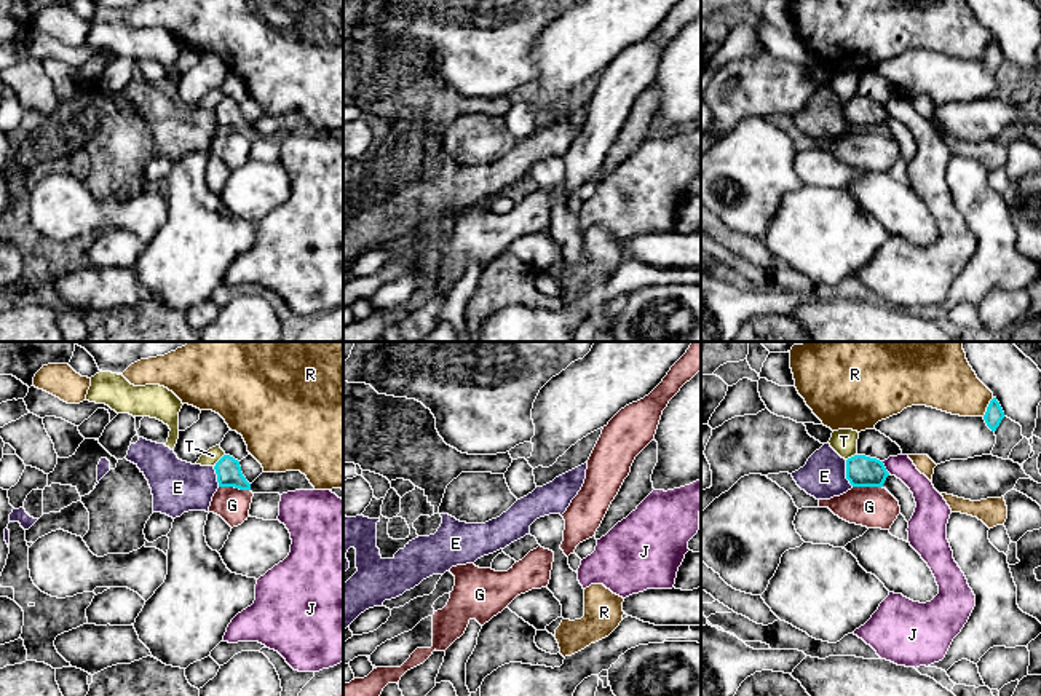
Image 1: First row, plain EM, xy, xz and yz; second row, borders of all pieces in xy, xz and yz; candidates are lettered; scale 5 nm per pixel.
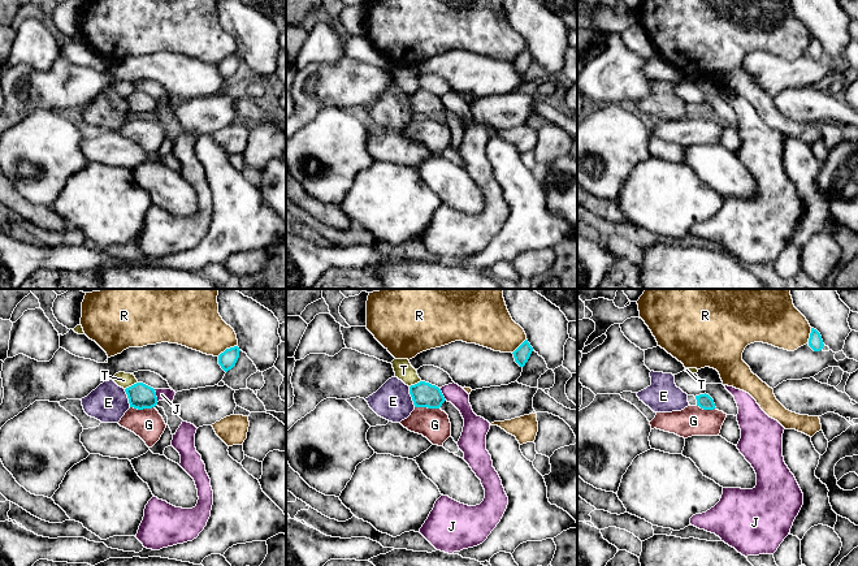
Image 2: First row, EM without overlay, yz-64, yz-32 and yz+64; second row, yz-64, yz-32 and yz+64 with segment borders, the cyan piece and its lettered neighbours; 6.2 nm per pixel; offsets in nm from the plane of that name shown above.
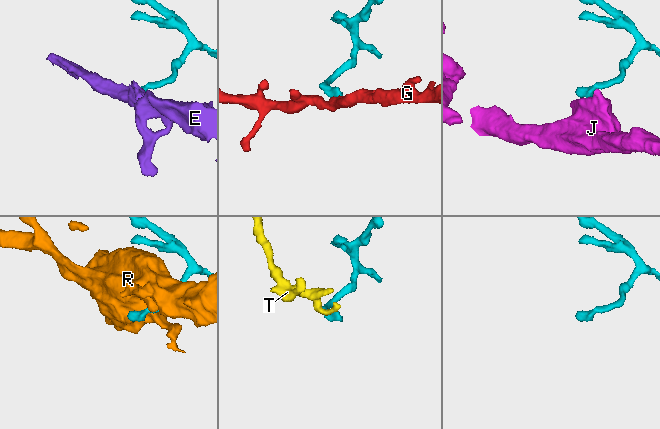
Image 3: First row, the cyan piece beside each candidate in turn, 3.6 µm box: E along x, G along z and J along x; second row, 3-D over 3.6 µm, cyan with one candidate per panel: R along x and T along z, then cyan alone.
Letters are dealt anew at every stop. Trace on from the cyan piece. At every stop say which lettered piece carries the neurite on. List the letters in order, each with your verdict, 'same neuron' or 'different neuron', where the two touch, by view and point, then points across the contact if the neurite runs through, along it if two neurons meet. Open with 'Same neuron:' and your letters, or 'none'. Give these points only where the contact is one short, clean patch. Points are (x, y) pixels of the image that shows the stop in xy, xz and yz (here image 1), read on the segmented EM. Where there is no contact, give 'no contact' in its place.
Same neuron: G
E: different neuron | yz (847, 473) | along yz (845, 460), (845, 478), (853, 486)
G: same neuron | xy (235, 487) | across xy (229, 473), (235, 487), (232, 505)
J: different neuron | yz (885, 468) | along yz (882, 462), (890, 473)
R: different neuron | yz (987, 407)
T: different neuron | xy (219, 460) | along xy (224, 454), (214, 466)

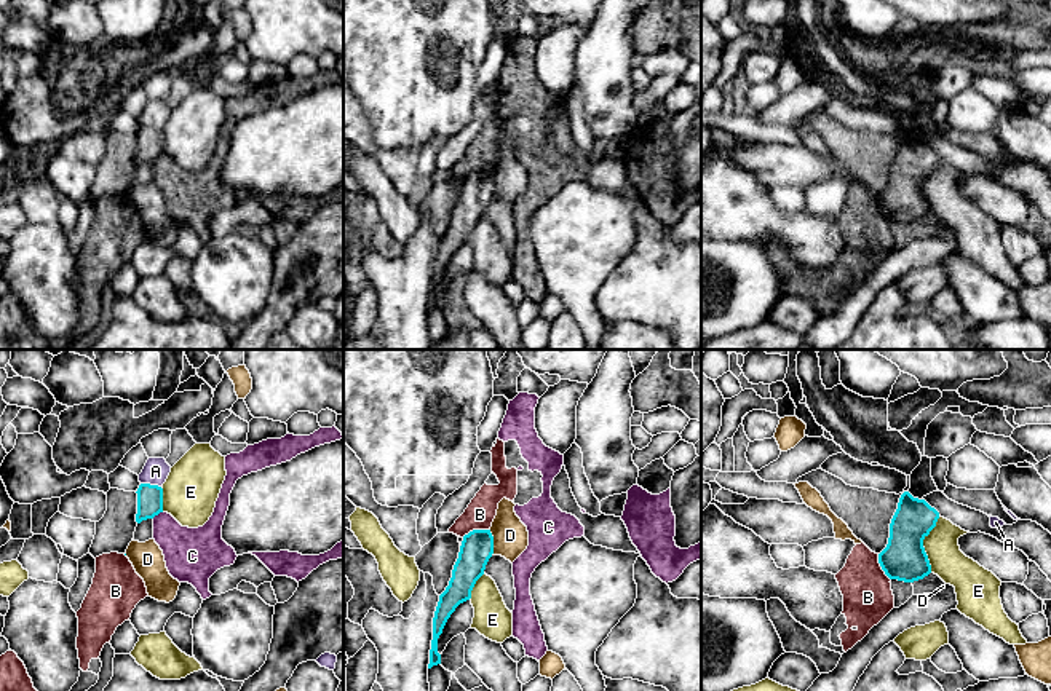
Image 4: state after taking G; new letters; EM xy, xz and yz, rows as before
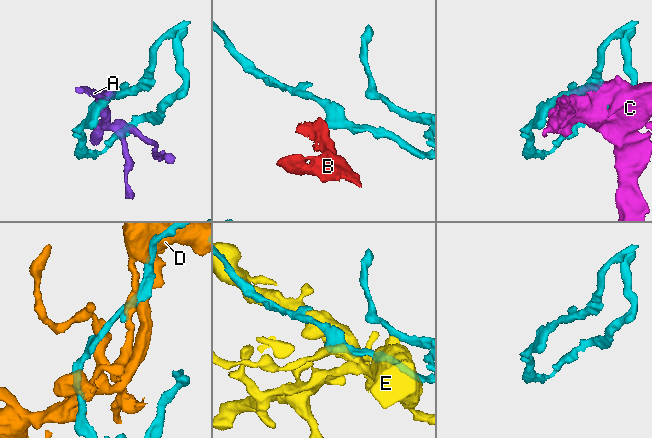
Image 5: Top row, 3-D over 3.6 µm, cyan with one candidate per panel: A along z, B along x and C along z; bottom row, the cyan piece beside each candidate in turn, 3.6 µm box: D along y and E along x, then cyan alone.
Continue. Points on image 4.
Same neuron: none
A: different neuron | xy (149, 484) | along xy (141, 482), (160, 487)
B: different neuron | xz (475, 530) | along xz (489, 529), (473, 529), (462, 537)
C: different neuron | xy (157, 514)
D: different neuron | xz (492, 543)
E: different neuron | yz (922, 544)

